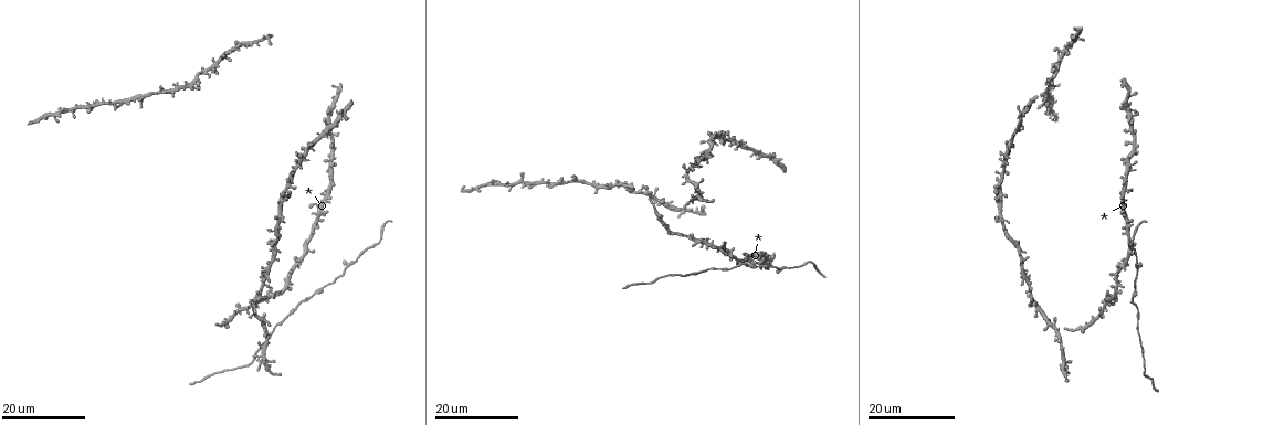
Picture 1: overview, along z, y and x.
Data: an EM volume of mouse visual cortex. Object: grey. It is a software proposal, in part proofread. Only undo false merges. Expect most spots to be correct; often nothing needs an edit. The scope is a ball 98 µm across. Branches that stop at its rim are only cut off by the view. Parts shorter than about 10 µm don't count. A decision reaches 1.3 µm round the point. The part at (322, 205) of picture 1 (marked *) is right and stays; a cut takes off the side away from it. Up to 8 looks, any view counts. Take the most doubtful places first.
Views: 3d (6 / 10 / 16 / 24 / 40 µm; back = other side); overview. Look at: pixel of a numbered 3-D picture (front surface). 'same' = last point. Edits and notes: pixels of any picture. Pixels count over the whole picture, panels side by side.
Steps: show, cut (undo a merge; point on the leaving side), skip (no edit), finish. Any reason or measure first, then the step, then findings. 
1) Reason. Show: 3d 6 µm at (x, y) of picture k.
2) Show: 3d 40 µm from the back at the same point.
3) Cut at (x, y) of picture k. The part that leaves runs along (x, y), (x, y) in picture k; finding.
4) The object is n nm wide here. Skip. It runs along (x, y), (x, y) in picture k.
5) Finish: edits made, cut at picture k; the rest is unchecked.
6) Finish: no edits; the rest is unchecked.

Thin arm on a thick one. Show: 3d 24 µm at (719, 249) of picture 1.

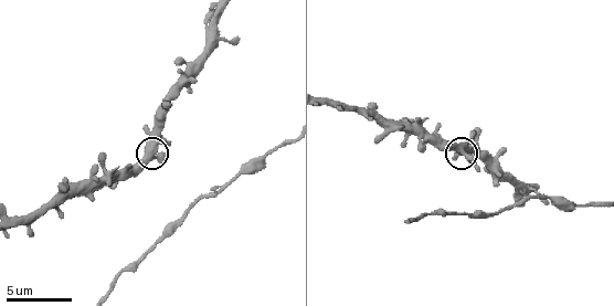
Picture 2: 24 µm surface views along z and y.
Show: 3d 6 µm at (155, 156) of picture 2.

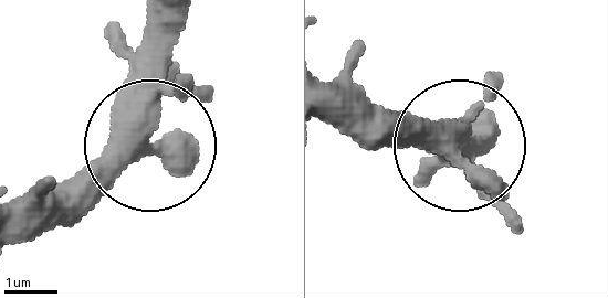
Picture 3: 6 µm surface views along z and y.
Skip. It runs along (492, 149), (369, 127) in picture 3; one cell here.

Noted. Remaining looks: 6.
Thick turns thin. Show: 3d 24 µm at (655, 205) of picture 1.

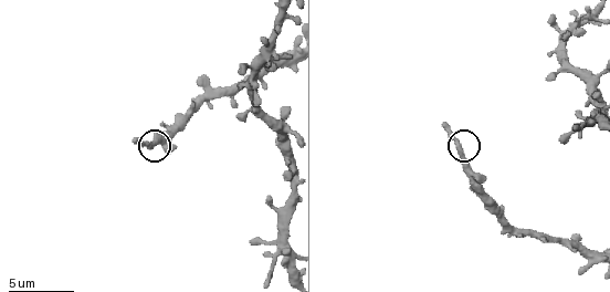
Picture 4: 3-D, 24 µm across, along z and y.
Show: 3d 6 µm at (151, 146) of picture 4.

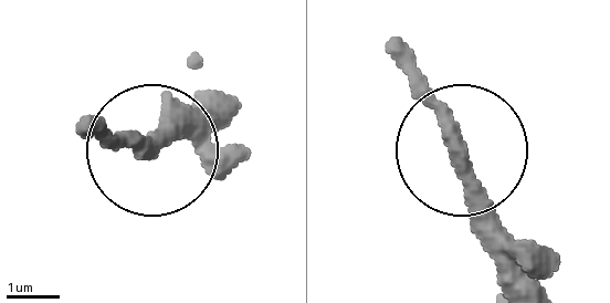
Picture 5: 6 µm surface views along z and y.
The object is 320 nm wide here. Skip. It runs along (220, 106), (146, 155), (97, 119) in picture 5; one cell here.

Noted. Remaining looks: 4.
Branch point. Show: 3d 10 µm at (566, 62) of picture 4.

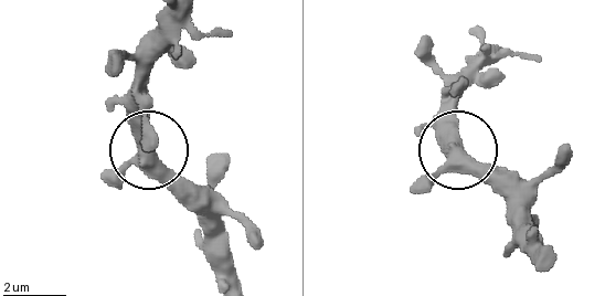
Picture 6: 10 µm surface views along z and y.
The object is 420 nm wide here. Skip. One cell here.

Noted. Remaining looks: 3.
Calibre changes. Show: 3d 10 µm at (472, 214) of picture 2.

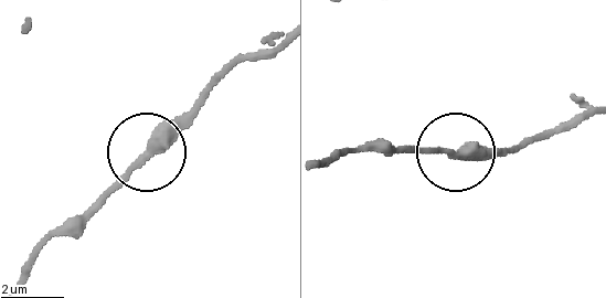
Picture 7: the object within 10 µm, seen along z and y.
Skip. Continuous, no second cell.

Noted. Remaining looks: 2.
Finish: no edits; the rest is unchecked.

